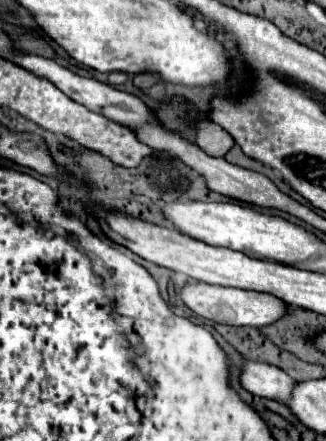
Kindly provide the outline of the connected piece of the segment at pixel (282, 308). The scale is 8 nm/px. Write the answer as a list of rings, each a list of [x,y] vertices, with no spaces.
[[[194,282],[186,284],[180,290],[182,302],[196,312],[198,316],[212,320],[216,324],[230,324],[230,326],[268,326],[276,320],[280,320],[286,314],[286,304],[278,300],[272,294],[262,294],[262,292],[248,292],[240,288],[222,288],[222,286],[212,286],[204,282]]]

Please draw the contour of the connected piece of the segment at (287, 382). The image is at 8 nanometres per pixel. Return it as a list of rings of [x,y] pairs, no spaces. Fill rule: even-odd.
[[[246,362],[240,372],[240,384],[254,396],[286,402],[292,394],[292,388],[296,386],[296,380],[276,366],[264,362]]]

